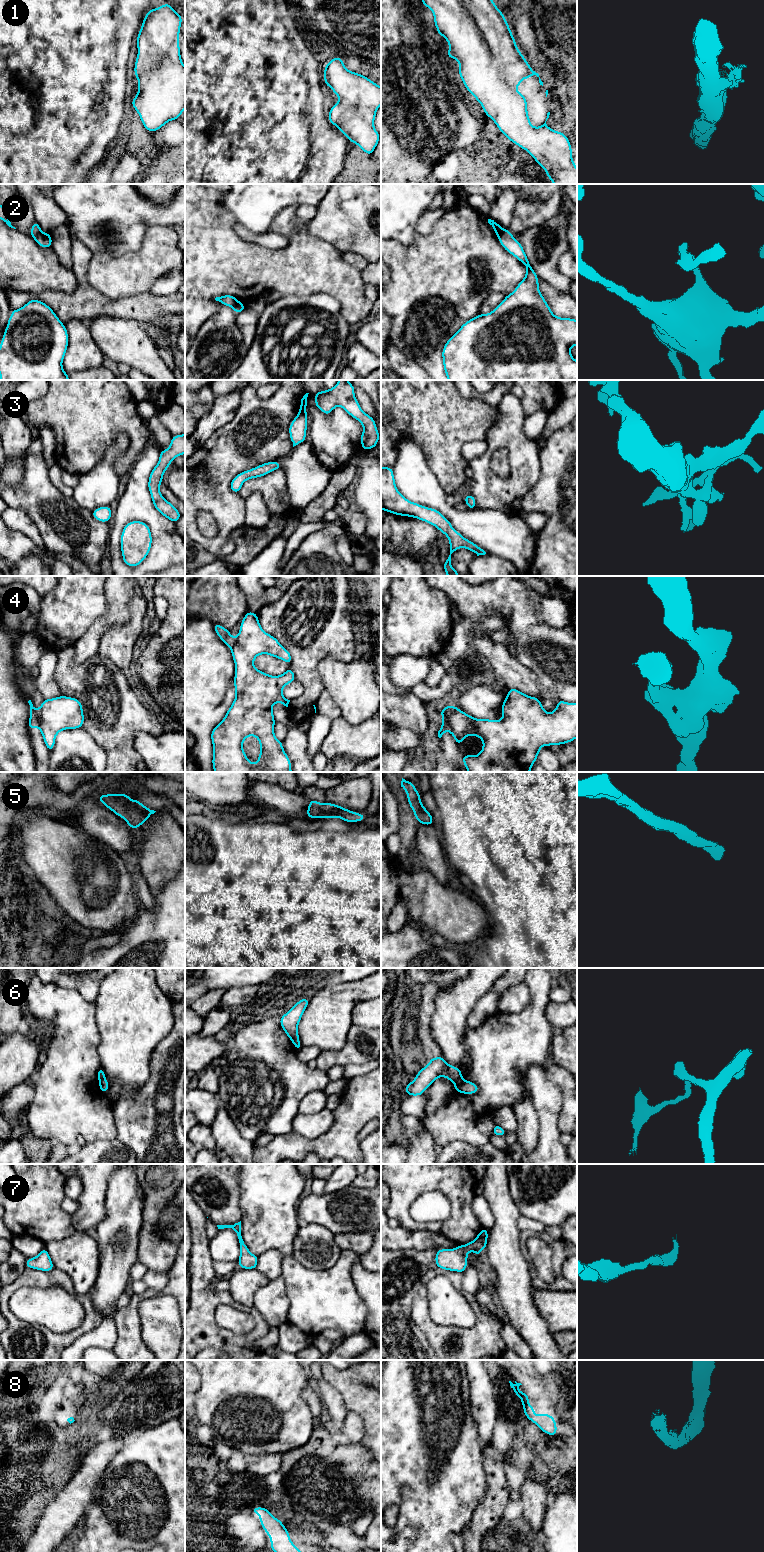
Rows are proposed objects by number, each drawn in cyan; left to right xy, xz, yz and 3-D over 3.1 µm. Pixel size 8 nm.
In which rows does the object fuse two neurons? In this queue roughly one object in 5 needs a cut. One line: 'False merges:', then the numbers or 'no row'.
False merges: 1, 2, 4, 6

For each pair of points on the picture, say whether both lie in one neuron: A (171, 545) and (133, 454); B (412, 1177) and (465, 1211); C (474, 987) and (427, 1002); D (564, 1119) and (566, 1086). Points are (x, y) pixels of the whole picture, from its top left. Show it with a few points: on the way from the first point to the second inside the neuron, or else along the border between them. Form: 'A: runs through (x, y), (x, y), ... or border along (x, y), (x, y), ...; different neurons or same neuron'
A: border along (147, 444), (128, 472); different neurons
B: runs through (427, 1178), (442, 1179), (459, 1196); same neuron
C: border along (440, 987), (435, 999), (435, 1011), (430, 1023); different neurons
D: runs through (566, 1111), (566, 1094); same neuron

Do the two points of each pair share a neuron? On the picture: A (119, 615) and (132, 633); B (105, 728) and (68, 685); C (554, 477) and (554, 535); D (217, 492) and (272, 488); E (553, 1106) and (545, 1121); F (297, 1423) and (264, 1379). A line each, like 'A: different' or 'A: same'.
A: different
B: same
C: same
D: different
E: same
F: same

